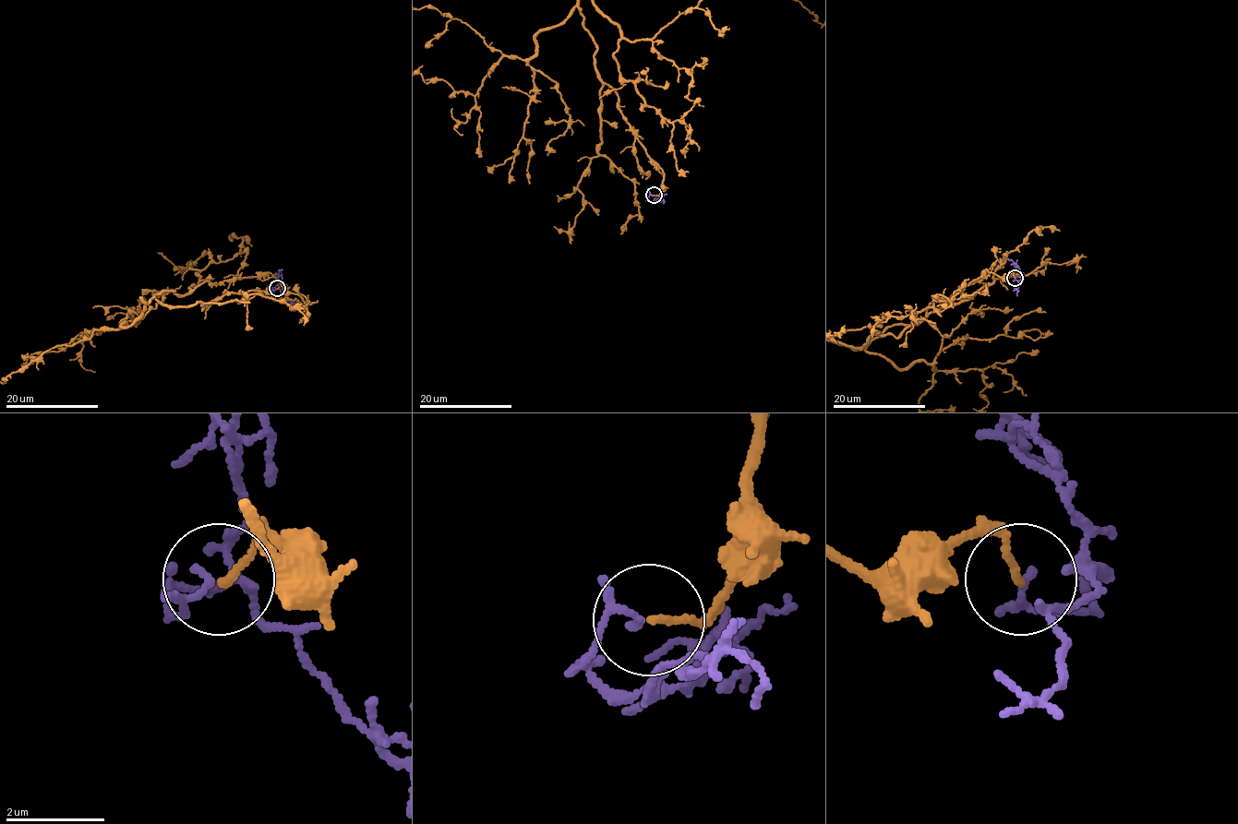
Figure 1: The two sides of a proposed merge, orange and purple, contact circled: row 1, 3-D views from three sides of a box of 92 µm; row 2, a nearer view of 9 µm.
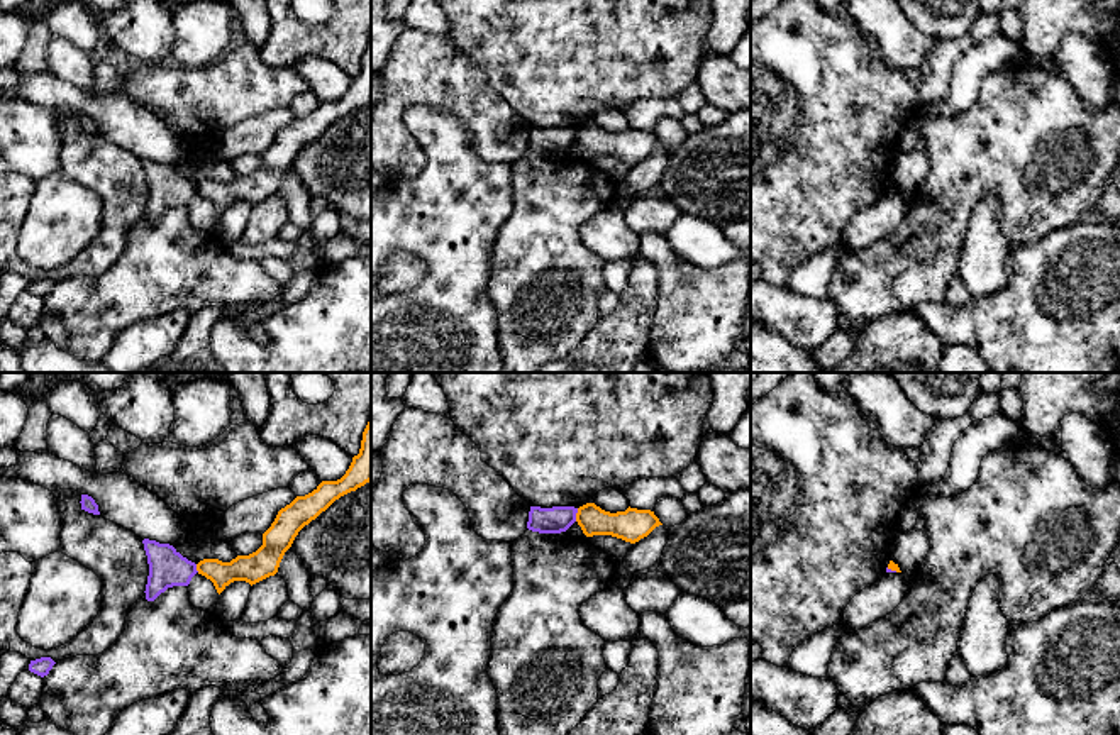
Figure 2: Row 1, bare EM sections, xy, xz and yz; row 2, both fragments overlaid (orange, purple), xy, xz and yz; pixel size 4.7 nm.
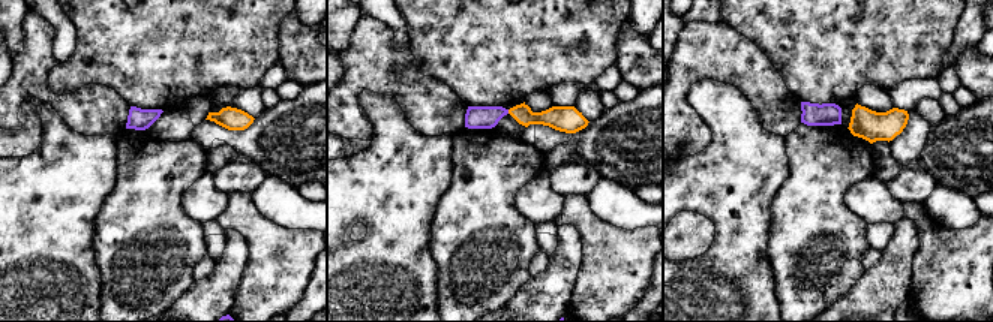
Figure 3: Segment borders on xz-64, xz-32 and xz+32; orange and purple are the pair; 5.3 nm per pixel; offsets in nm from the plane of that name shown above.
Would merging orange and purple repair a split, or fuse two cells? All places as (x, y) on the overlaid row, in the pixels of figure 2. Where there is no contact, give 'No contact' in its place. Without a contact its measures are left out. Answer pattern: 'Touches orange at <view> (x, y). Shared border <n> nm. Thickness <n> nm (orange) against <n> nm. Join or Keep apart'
Touches orange at xz (576, 515). Shared border 70 nm. Thickness 140 nm (orange) against 130 nm. Keep apart

